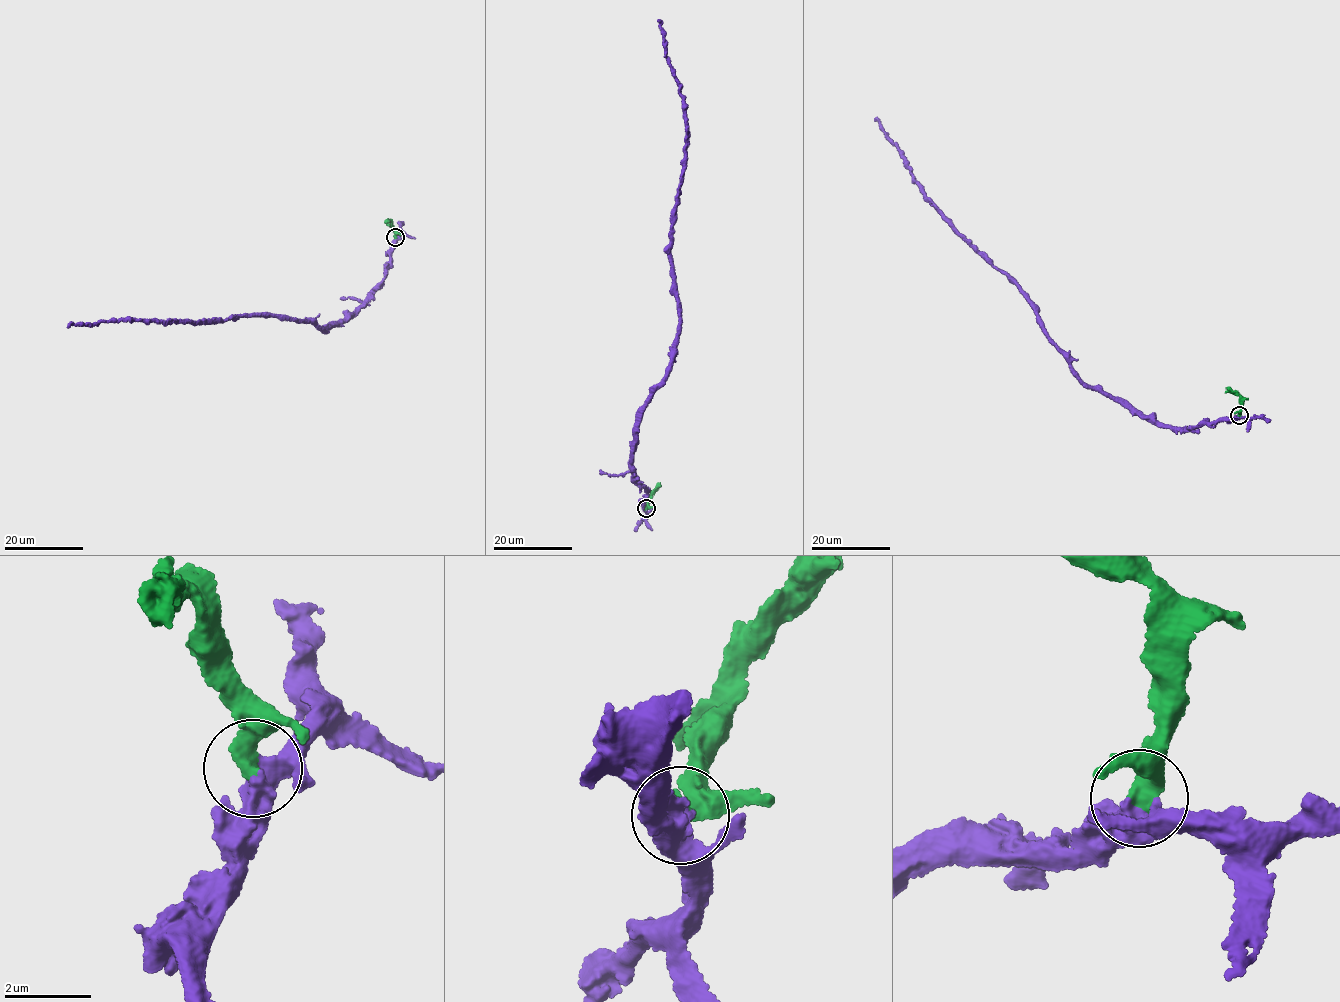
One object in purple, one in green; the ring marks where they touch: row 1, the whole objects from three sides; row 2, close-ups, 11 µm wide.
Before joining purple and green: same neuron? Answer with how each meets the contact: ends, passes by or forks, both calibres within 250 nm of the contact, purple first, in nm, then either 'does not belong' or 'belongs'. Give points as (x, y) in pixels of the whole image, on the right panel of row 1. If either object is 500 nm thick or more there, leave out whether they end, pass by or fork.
purple passes by; green ends; calibres 440 and 360 nm; belongs

